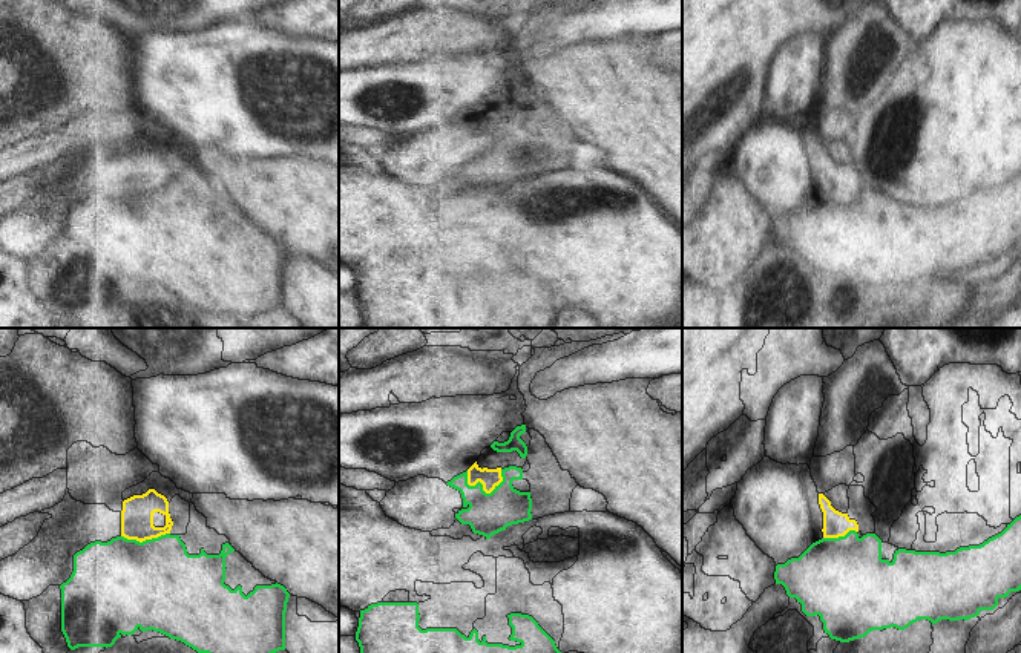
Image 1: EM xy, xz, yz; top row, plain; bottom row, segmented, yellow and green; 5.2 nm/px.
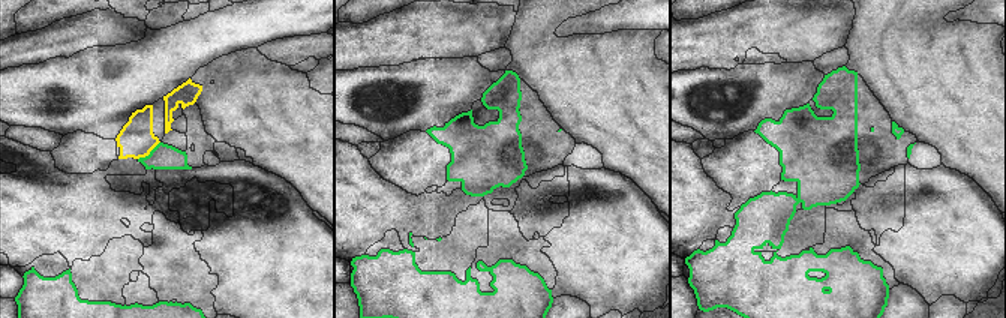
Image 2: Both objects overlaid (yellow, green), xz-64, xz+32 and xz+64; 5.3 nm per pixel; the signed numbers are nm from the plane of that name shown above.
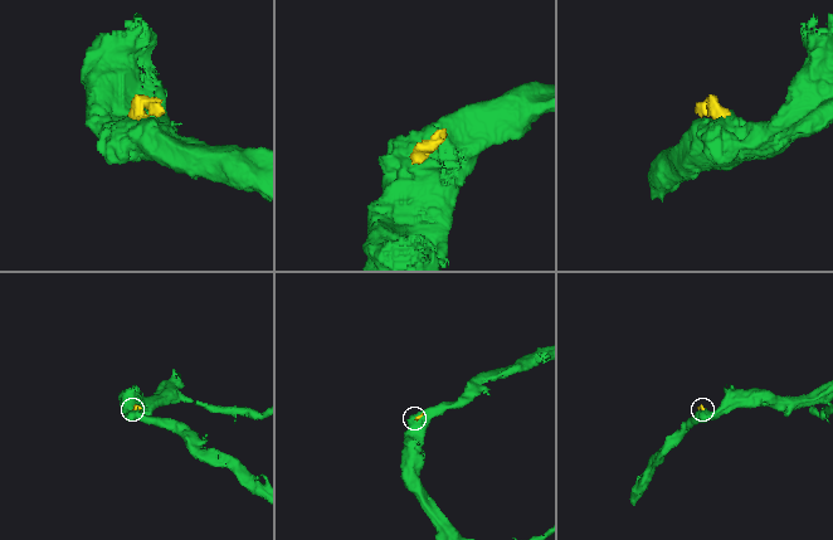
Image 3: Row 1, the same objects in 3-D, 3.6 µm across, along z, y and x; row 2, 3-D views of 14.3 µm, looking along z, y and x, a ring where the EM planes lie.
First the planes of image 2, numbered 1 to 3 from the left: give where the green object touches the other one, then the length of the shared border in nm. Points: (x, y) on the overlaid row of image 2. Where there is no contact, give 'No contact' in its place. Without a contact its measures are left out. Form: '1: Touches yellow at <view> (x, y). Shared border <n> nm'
1: Touches yellow at xz-64 (149, 153). Shared border 160 nm
2: No contact
3: No contact

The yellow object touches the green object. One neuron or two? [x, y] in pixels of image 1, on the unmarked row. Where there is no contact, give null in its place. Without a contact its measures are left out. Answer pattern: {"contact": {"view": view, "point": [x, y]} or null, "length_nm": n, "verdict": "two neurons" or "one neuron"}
{"contact": {"view": "xz", "point": [488, 149]}, "length_nm": 200, "verdict": "two neurons"}

